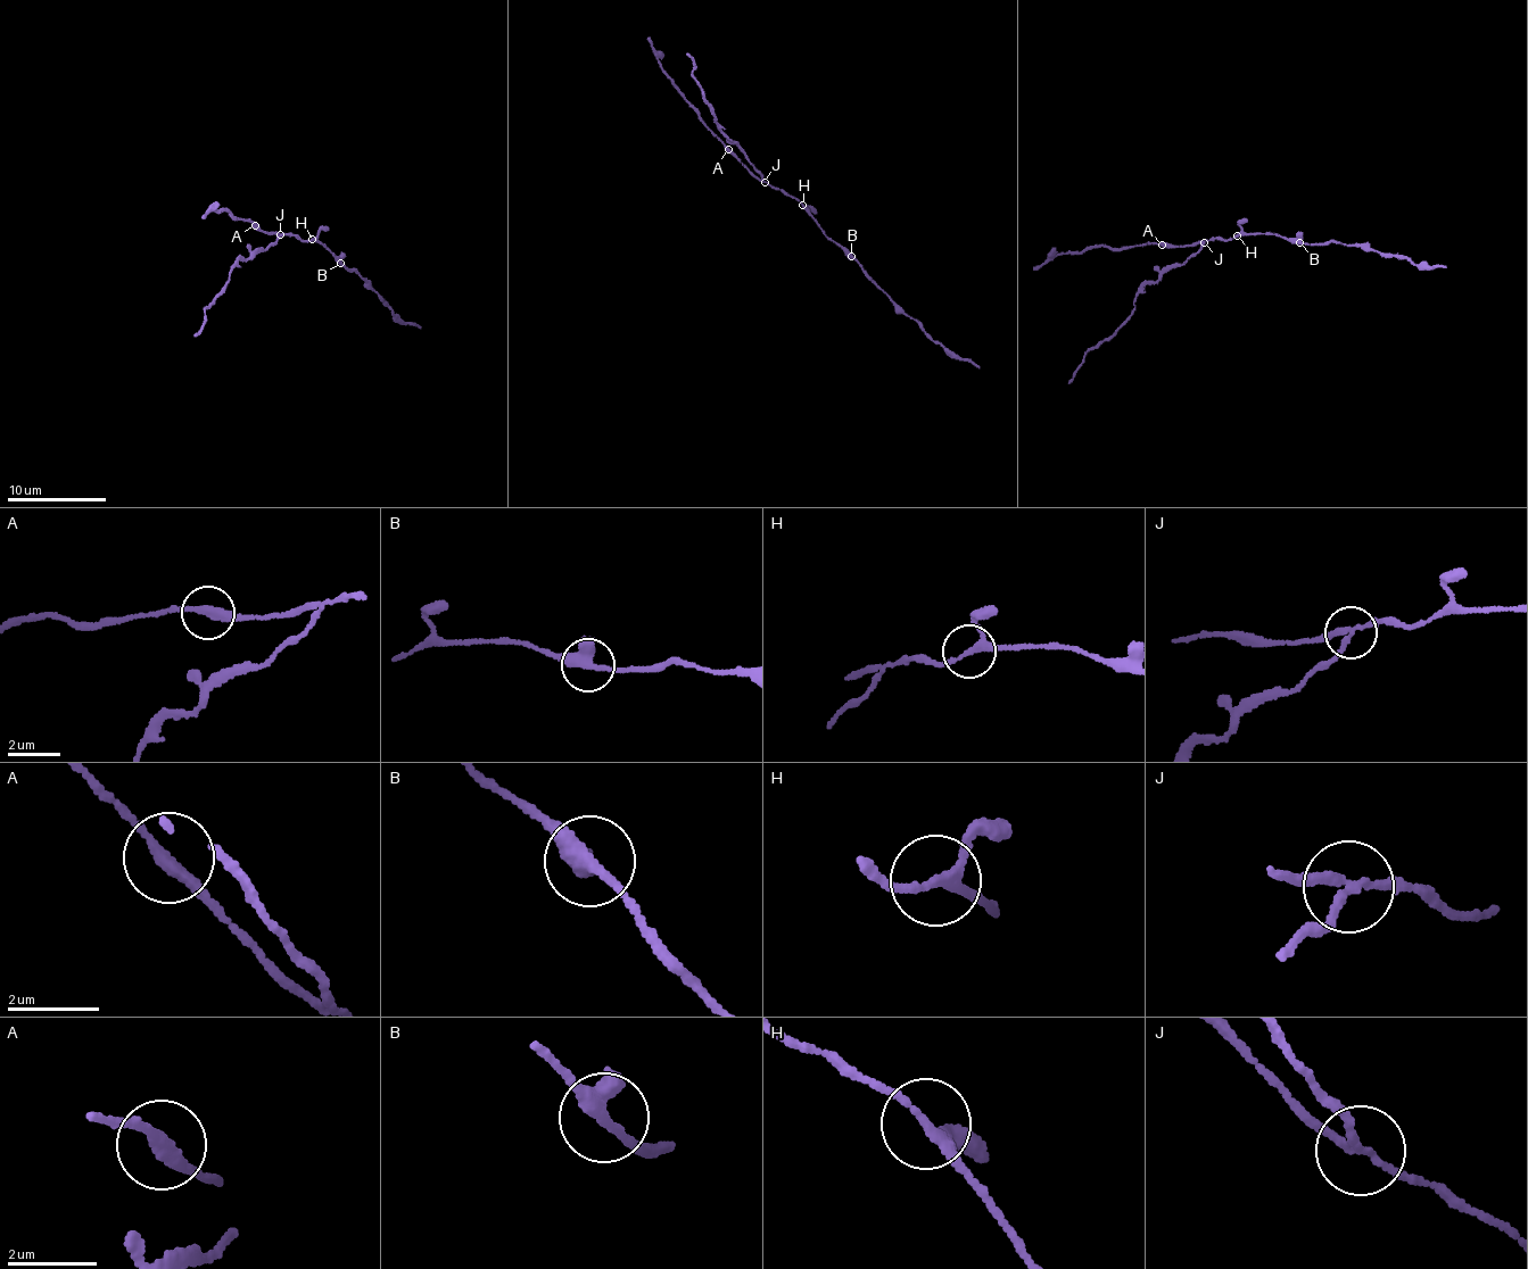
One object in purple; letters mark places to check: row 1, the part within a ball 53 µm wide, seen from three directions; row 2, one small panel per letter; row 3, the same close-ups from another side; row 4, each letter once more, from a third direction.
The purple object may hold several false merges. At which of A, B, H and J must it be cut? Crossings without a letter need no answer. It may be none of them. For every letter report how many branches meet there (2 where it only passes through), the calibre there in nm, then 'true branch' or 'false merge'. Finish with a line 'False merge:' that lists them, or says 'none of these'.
A: branches 2; calibre 280 nm; true branch
B: branches 2; calibre 420 nm; false merge
H: branches 3; calibre 180 nm; true branch
J: branches 3; calibre 150 nm; false merge
False merge: B, J

